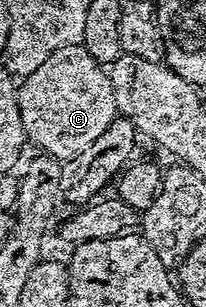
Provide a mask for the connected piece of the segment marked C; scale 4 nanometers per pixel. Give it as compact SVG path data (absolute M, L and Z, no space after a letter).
M84 44L55 51L36 71L24 77L17 89L17 106L26 142L62 163L91 147L118 116L109 74L90 56Z

